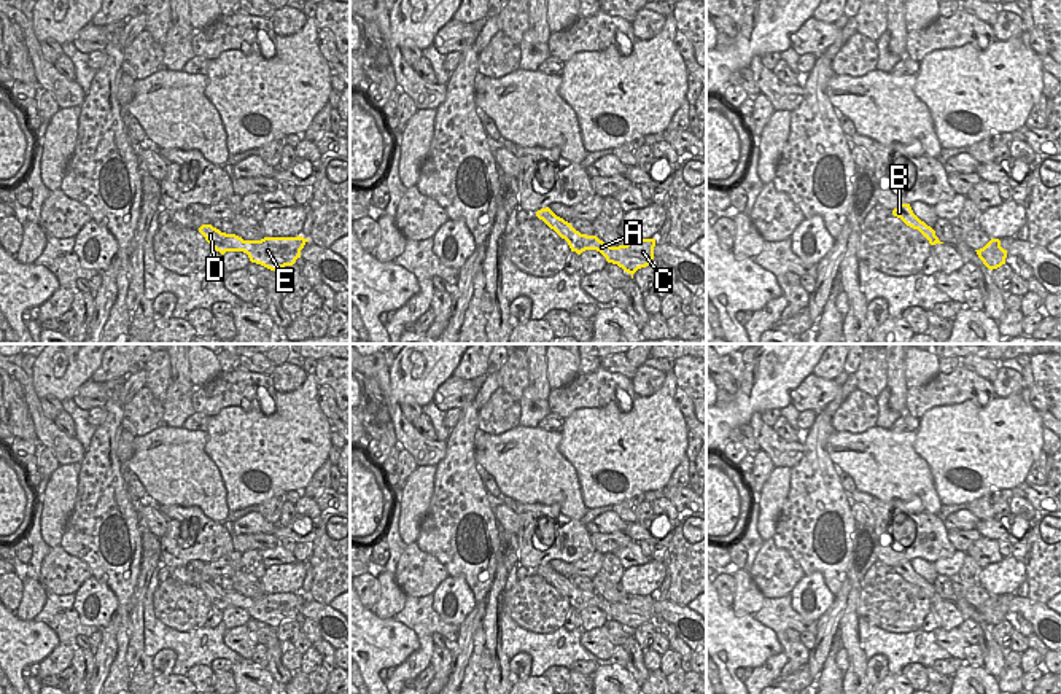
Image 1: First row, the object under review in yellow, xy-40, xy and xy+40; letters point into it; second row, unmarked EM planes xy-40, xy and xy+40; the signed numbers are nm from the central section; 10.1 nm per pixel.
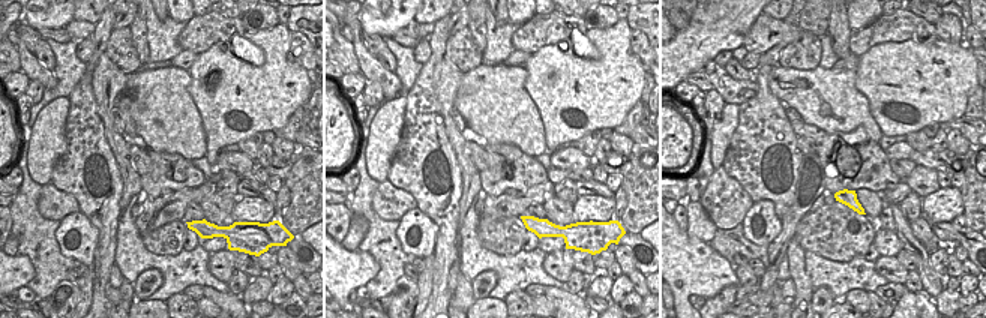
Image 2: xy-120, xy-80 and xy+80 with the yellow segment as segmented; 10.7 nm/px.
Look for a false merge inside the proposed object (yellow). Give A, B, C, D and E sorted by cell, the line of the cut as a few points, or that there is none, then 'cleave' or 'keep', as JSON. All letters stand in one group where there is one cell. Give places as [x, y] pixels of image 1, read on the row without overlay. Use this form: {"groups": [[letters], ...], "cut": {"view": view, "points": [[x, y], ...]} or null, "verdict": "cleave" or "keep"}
{"groups": [["A", "B", "C", "D", "E"]], "cut": null, "verdict": "keep"}

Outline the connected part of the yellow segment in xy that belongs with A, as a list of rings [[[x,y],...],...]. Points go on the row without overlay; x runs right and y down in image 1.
[[[549,563],[538,567],[536,573],[565,595],[571,608],[581,611],[585,606],[597,606],[608,619],[617,621],[628,629],[632,635],[638,626],[649,622],[654,616],[655,595],[630,595],[625,602],[611,603],[597,592],[581,591]]]

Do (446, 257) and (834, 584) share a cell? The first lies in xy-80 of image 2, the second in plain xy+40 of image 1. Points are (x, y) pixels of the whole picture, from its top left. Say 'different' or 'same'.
same

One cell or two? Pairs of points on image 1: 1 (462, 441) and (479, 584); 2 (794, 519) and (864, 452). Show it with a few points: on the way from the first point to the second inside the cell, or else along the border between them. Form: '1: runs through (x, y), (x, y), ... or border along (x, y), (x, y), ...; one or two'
1: runs through (458, 476), (455, 549); one
2: border along (834, 430), (826, 443), (826, 452), (832, 463); two

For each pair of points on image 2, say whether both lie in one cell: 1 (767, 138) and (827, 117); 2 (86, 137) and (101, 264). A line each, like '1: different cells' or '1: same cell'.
1: different cells
2: same cell

